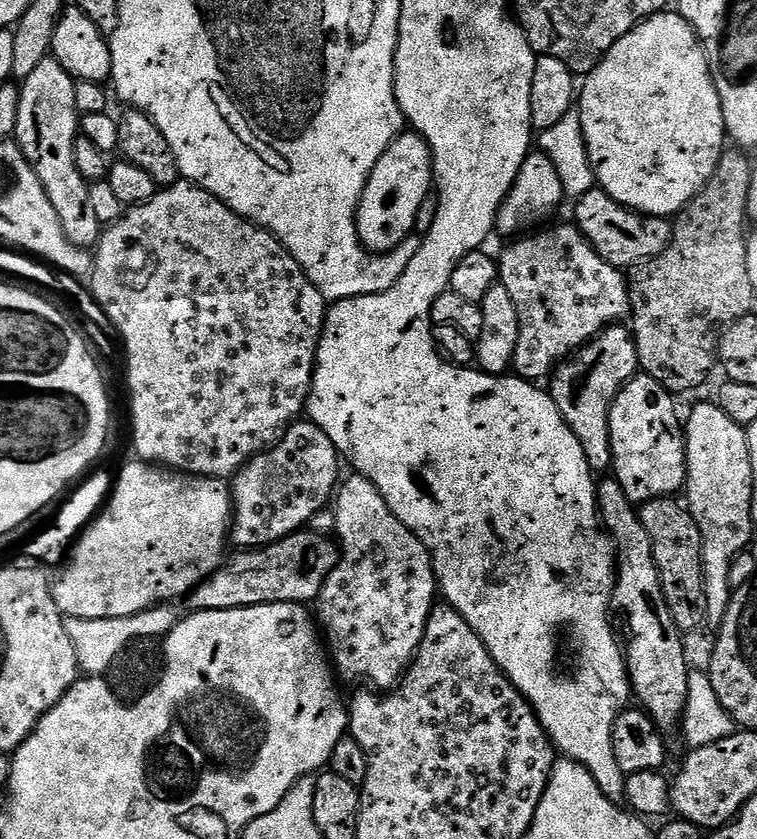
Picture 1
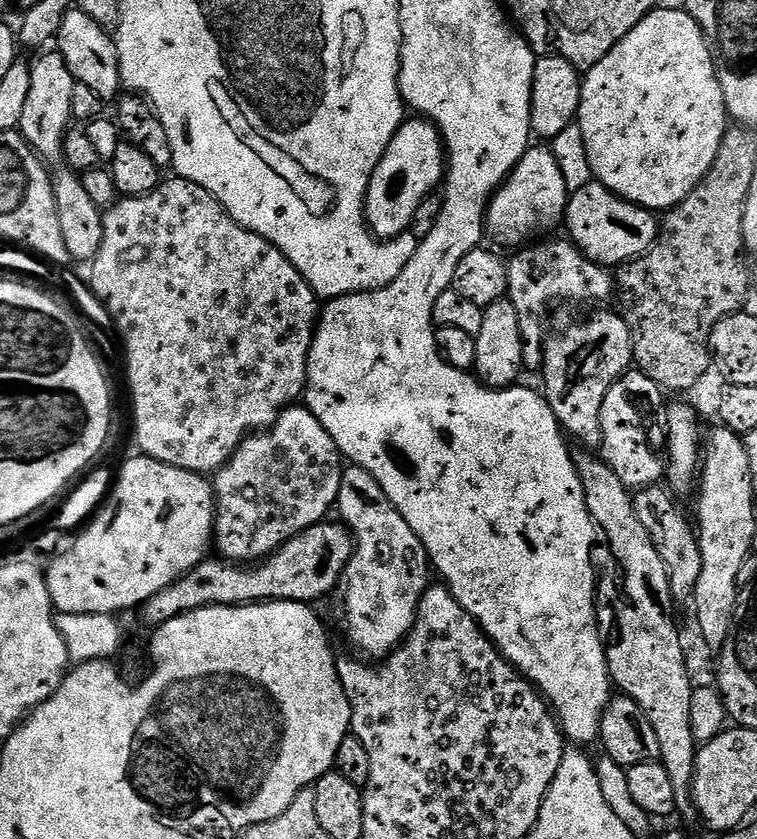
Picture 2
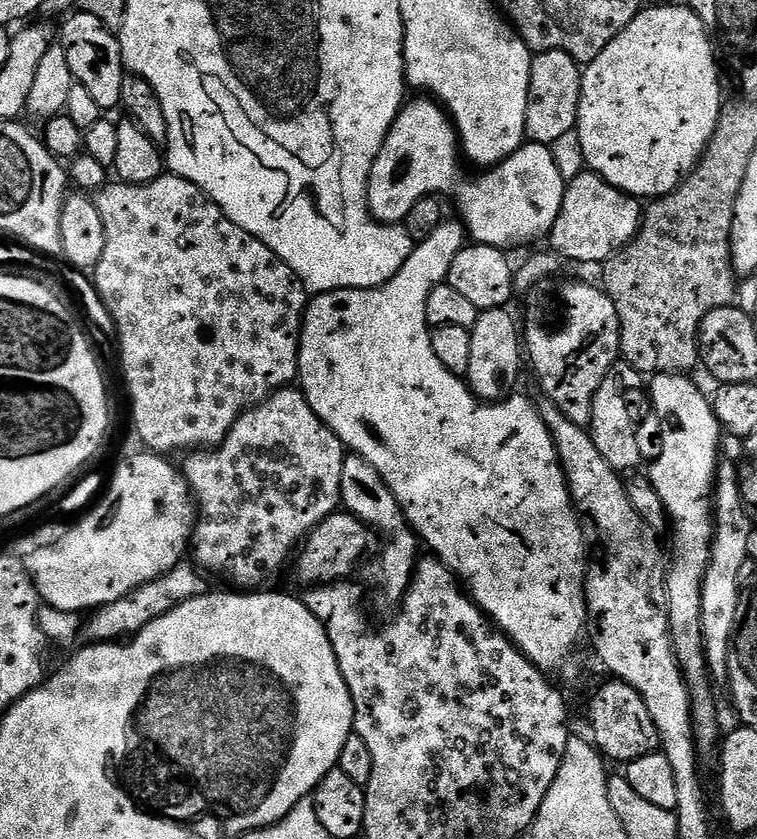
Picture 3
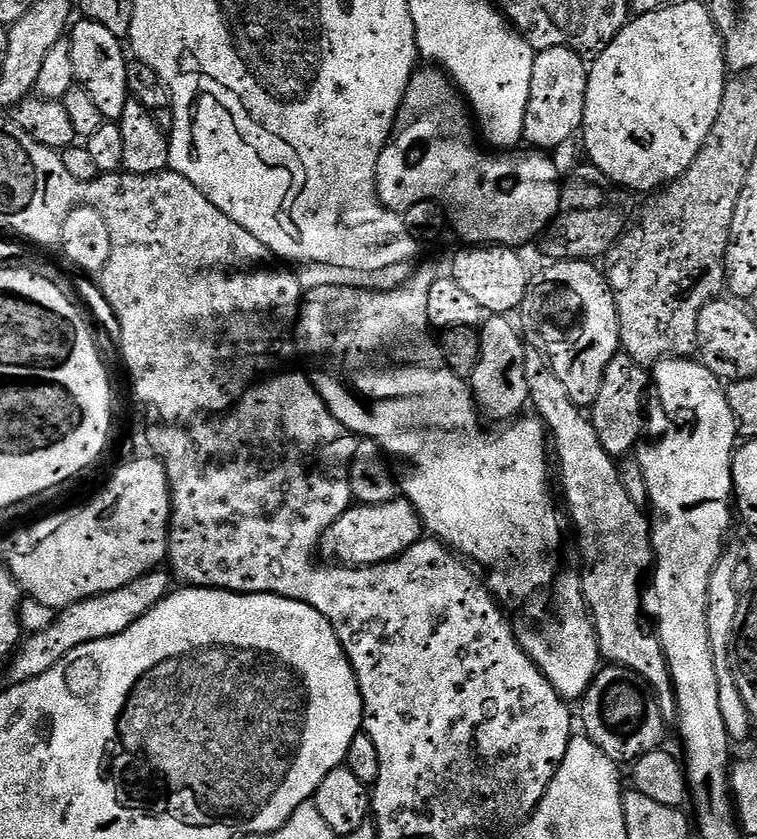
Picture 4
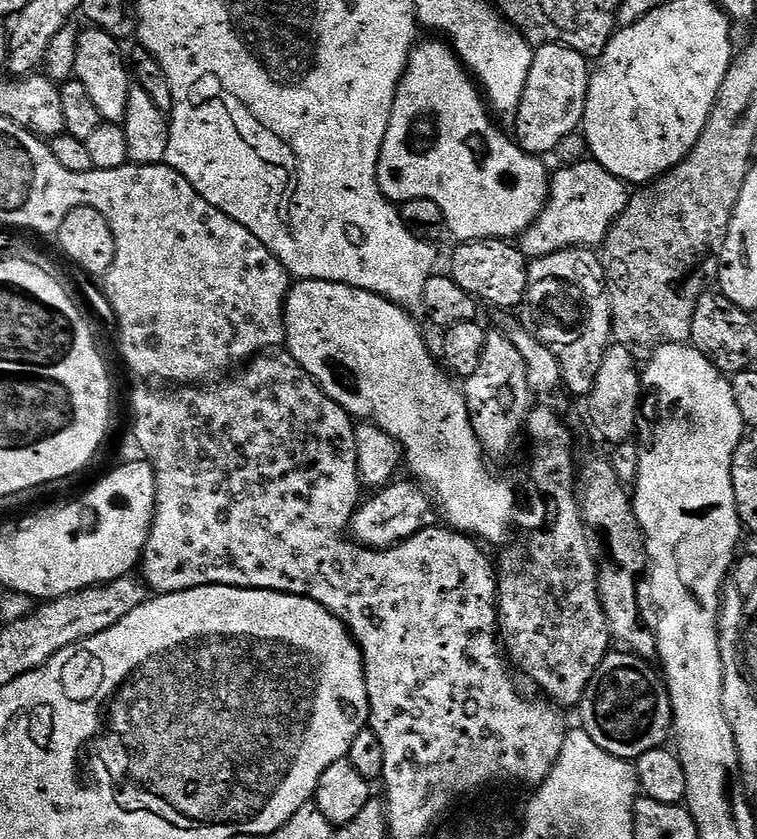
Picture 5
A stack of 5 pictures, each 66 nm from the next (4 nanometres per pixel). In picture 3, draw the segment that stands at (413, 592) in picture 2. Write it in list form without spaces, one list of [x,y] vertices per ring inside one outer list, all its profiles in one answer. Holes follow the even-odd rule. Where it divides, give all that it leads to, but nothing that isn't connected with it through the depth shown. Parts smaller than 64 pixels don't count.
[[[355,454],[345,455],[340,499],[343,511],[359,518],[362,523],[368,525],[369,529],[376,531],[377,528],[378,531],[384,532],[385,540],[380,548],[380,557],[377,558],[376,564],[368,568],[368,576],[373,580],[370,602],[382,612],[395,613],[412,584],[413,576],[416,575],[418,537],[405,520],[390,486],[382,482],[382,474],[378,474],[378,470],[366,458]]]

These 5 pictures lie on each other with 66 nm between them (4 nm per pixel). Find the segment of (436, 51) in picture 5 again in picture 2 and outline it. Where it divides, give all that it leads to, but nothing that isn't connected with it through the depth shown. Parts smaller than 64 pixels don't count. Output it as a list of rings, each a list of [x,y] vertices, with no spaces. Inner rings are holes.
[[[423,118],[405,119],[390,146],[386,146],[364,196],[364,218],[372,235],[381,240],[393,240],[409,231],[418,202],[441,187],[445,171],[446,153],[435,124]],[[529,147],[529,150],[514,166],[507,180],[492,194],[486,209],[486,232],[500,244],[525,243],[536,232],[536,228],[548,232],[559,225],[568,209],[569,191],[566,178],[562,178],[562,170],[558,170],[558,162],[554,162],[551,147]]]

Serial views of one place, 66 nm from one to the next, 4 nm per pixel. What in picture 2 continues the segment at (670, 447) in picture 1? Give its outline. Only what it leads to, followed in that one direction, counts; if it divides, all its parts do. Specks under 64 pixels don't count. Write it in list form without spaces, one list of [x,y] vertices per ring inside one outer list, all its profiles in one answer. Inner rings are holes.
[[[629,370],[619,376],[606,390],[606,402],[602,402],[602,442],[598,455],[629,490],[648,488],[652,484],[660,484],[666,472],[666,464],[658,453],[652,449],[648,441],[648,432],[644,429],[644,416],[636,409],[636,400],[656,400],[662,396],[662,389],[646,374],[638,370]]]

